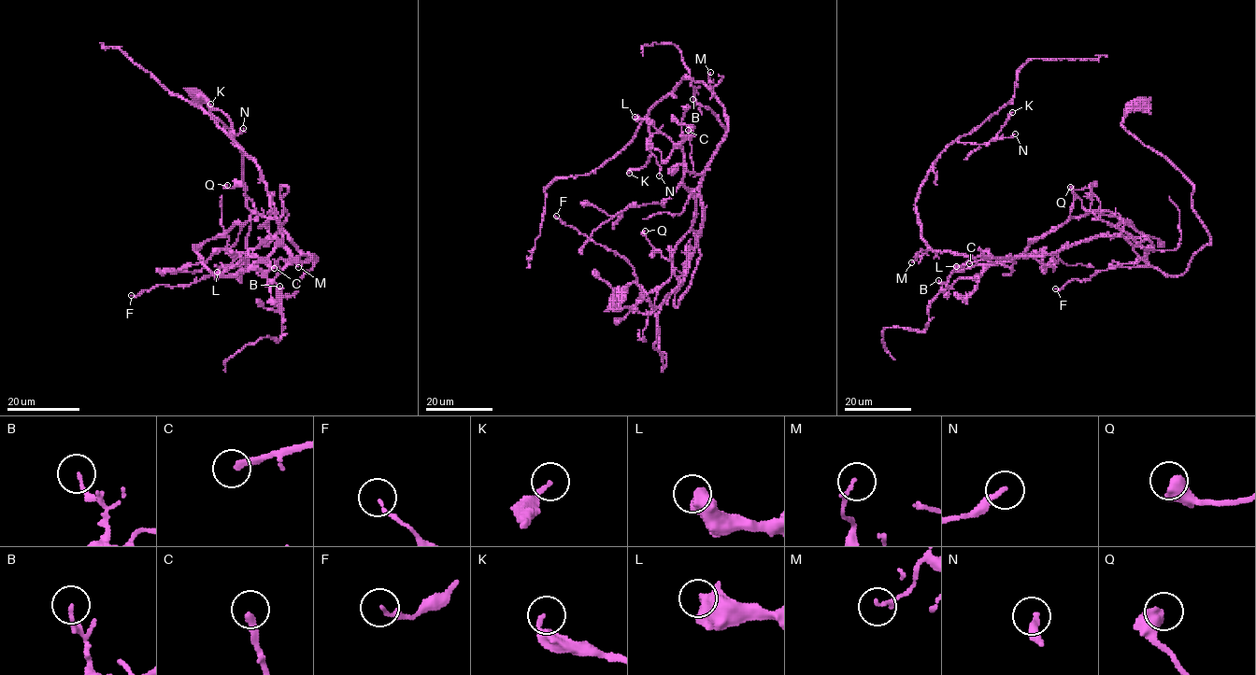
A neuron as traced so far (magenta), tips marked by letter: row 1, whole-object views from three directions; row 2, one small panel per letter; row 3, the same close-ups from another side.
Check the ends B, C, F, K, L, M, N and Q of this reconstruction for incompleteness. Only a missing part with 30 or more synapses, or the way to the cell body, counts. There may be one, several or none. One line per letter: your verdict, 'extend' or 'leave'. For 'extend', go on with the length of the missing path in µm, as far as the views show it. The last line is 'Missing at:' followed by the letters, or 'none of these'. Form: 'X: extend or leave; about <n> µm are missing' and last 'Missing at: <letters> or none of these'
B: leave
C: extend; about 35 µm are missing
F: leave
K: leave
L: leave
M: leave
N: leave
Q: leave
Missing at: C

